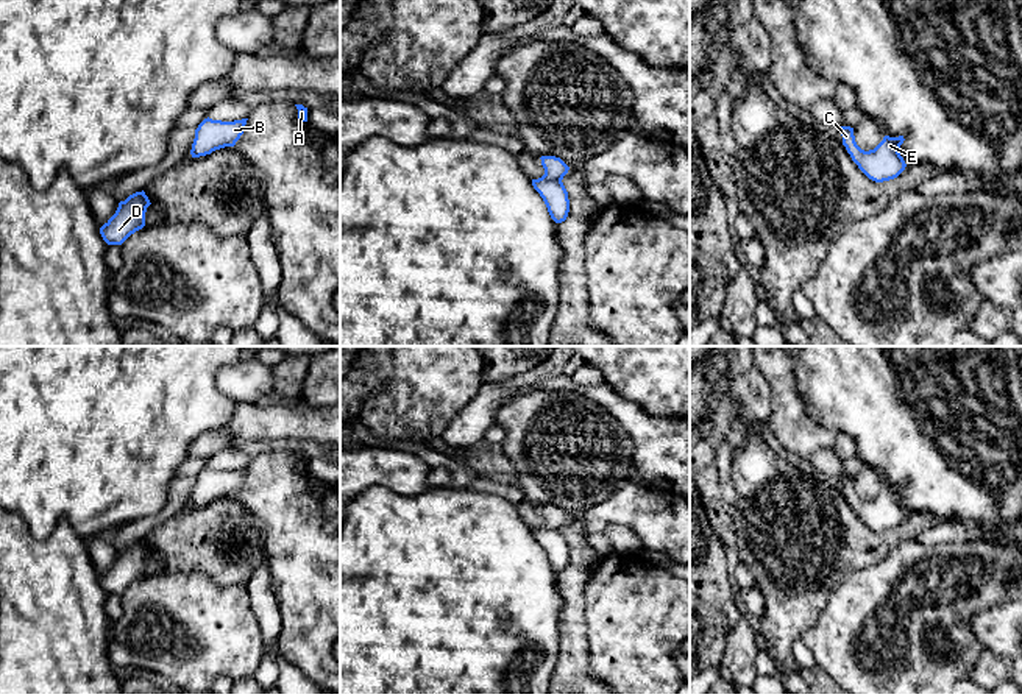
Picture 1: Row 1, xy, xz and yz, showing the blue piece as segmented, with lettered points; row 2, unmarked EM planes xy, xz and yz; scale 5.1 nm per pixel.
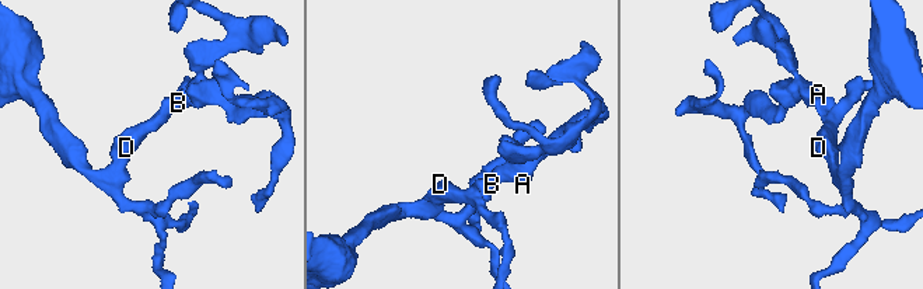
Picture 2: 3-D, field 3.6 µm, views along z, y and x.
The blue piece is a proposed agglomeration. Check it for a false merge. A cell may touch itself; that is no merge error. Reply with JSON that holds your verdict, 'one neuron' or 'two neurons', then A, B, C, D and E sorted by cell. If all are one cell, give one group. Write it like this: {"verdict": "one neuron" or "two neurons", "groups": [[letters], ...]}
{"verdict": "one neuron", "groups": [["A", "B", "C", "D", "E"]]}

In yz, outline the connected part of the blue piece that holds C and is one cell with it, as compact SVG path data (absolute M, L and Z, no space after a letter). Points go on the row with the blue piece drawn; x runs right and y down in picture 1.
M841 126L838 131L843 136L843 145L852 161L869 179L875 182L889 181L905 170L907 164L899 153L899 148L905 140L903 136L885 136L874 150L864 151L855 142L853 128Z

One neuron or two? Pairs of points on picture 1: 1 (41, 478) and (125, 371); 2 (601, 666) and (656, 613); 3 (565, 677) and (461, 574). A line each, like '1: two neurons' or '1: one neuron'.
1: one neuron
2: one neuron
3: two neurons

